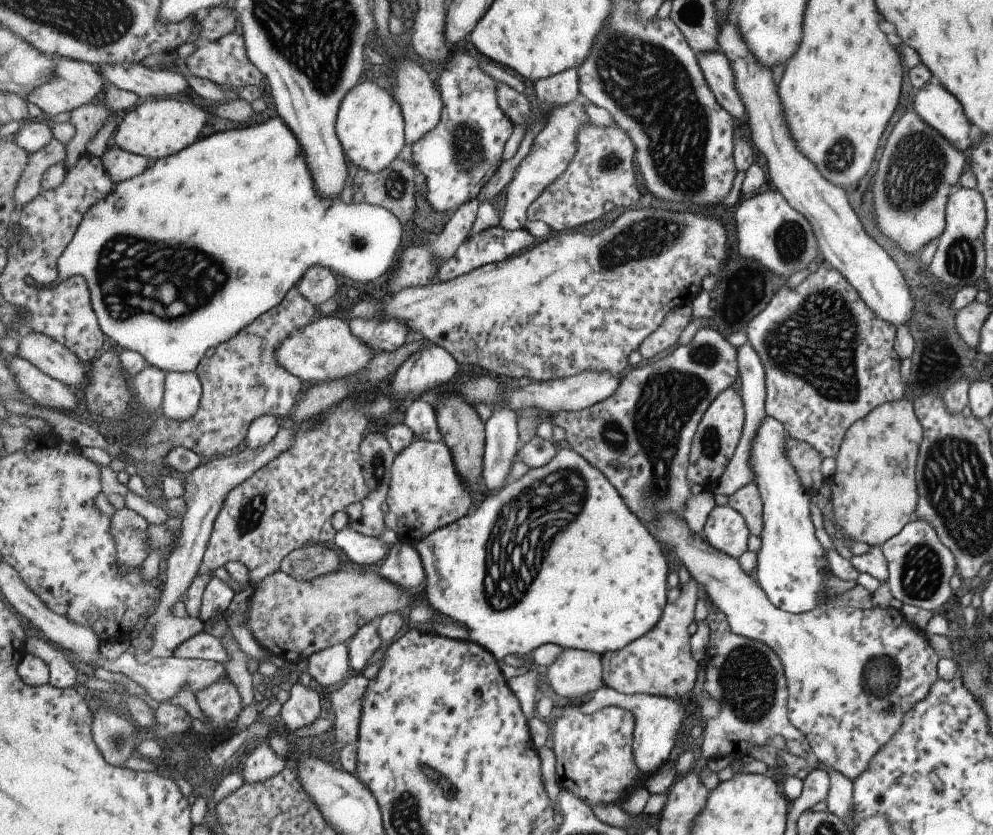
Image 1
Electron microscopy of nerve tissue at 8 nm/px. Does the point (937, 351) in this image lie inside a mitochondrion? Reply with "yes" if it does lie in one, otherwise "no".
yes

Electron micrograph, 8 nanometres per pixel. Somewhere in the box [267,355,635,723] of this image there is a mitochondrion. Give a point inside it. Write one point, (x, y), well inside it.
(522, 537)

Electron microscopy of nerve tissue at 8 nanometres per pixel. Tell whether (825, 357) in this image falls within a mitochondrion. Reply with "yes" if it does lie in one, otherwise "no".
yes

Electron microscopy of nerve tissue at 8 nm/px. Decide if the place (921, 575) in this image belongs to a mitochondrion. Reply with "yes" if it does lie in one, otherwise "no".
yes

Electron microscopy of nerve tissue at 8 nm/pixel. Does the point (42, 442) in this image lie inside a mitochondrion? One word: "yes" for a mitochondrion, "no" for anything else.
no

